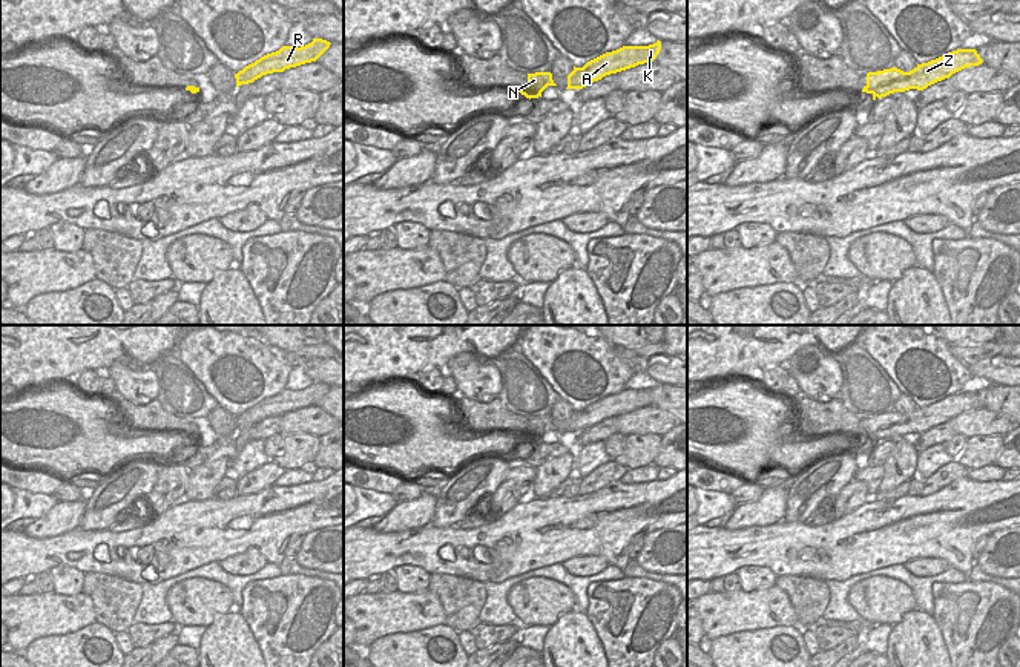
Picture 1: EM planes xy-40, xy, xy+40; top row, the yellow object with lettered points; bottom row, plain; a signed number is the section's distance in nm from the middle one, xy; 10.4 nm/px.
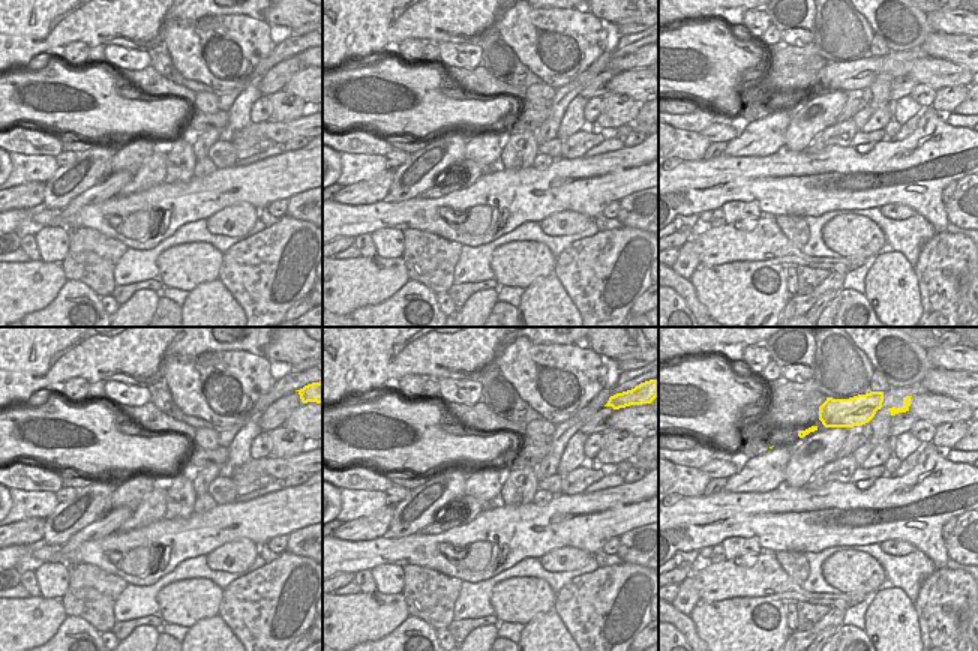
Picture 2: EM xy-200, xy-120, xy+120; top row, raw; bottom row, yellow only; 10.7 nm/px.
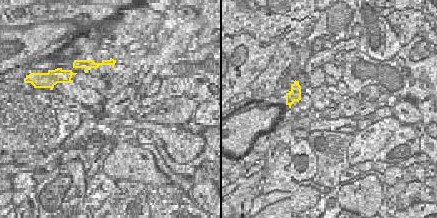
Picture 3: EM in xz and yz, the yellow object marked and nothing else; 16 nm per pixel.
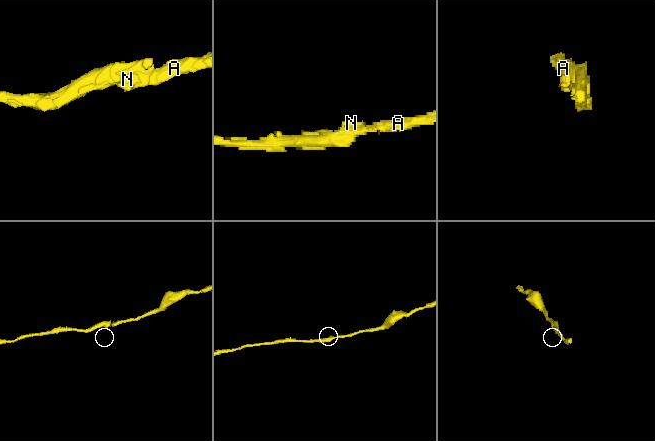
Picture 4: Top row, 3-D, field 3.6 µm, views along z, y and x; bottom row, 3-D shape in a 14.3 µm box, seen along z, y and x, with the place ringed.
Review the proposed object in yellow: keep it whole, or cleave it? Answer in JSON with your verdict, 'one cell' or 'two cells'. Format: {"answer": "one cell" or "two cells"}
{"answer": "one cell"}

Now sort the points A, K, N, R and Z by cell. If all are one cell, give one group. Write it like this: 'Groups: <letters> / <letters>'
Groups: A K N R Z

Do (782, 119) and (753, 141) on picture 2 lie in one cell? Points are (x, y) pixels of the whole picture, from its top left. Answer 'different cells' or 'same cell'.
same cell

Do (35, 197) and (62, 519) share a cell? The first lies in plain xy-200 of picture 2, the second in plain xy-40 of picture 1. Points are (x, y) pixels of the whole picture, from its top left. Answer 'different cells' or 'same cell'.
same cell

